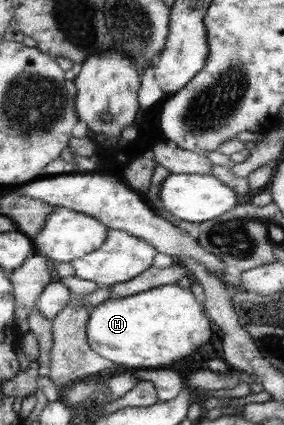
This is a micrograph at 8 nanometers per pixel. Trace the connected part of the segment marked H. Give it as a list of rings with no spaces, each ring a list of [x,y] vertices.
[[[162,285],[136,295],[123,298],[108,298],[91,308],[86,327],[88,345],[96,352],[120,365],[142,369],[164,368],[196,351],[210,339],[210,321],[202,311],[202,303],[194,301],[194,293],[176,285]]]

